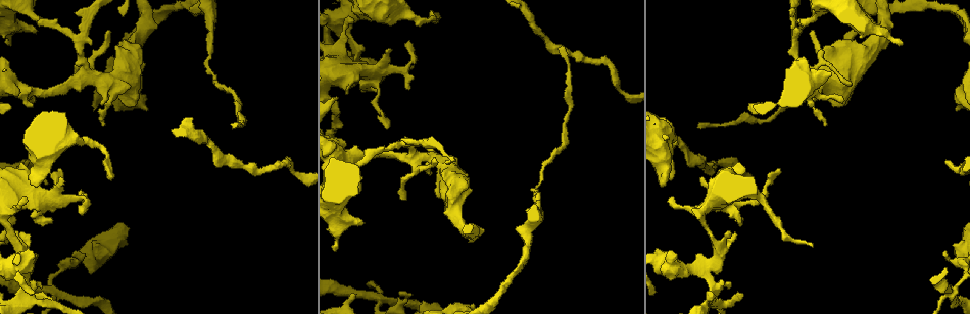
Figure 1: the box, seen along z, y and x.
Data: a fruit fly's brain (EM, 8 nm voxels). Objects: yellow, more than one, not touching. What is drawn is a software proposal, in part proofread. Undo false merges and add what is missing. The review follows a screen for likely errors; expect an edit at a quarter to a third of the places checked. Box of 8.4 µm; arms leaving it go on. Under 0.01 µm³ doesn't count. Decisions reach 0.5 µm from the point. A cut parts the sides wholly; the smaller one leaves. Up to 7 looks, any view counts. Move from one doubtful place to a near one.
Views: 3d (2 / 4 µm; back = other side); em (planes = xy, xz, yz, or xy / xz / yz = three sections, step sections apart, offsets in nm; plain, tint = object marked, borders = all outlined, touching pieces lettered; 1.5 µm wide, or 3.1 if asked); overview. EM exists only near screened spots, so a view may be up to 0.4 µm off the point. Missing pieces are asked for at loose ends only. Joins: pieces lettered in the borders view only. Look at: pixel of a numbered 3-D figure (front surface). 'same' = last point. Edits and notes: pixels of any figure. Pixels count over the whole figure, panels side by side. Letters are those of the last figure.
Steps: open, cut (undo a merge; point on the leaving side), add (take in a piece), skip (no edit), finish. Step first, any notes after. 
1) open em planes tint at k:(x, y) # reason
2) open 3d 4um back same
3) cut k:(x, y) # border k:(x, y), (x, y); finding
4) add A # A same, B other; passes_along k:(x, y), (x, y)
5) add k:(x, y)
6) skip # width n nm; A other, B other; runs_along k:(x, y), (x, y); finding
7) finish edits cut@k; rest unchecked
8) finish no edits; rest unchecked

open 3d 4um at 1:(945, 162) # thin end

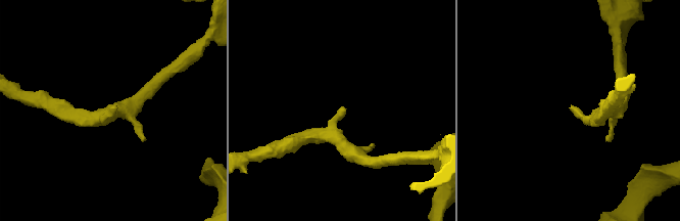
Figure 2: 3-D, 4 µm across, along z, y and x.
open em planes borders at 2:(343, 108)

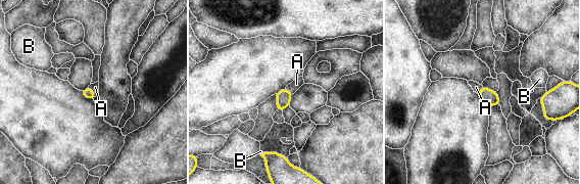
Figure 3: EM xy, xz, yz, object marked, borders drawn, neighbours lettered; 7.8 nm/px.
add A # width 80 nm; A same, B other; passes_along 3:(87, 92), (93, 91), (95, 87); it goes on there

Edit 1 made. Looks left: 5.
open overview

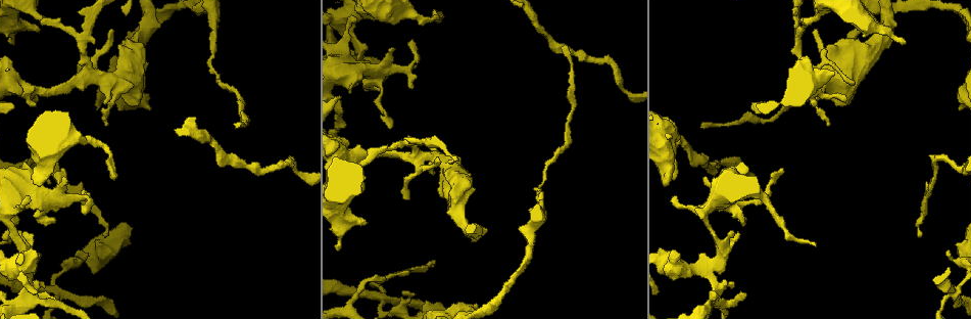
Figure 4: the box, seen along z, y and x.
open 3d 2um at 4:(919, 237) # free end

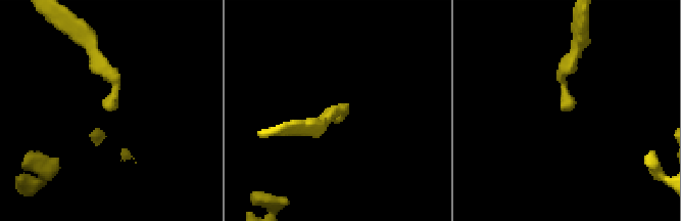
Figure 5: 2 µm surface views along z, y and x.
open em planes plain at 5:(108, 110)

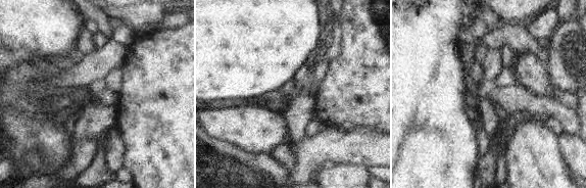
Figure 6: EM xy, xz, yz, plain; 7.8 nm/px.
open em planes borders same # what lies round it

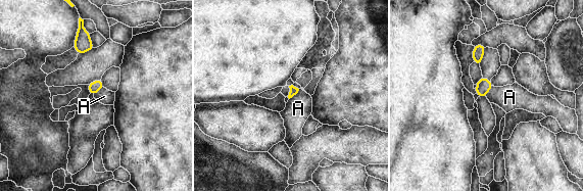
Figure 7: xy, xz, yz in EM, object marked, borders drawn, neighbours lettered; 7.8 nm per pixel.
skip # longest_contact A 120 nm; A other; border 7:(299, 89), (289, 99); no lettered piece goes on from it

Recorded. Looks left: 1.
open em planes borders at 4:(13, 45) # an open end

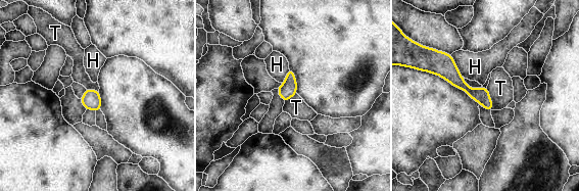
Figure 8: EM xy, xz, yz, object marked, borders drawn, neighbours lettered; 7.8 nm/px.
skip # H other, T other; border 8:(486, 88), (492, 103), (492, 109); no lettered piece goes on from it

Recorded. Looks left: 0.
finish edits add@3; rest unchecked

